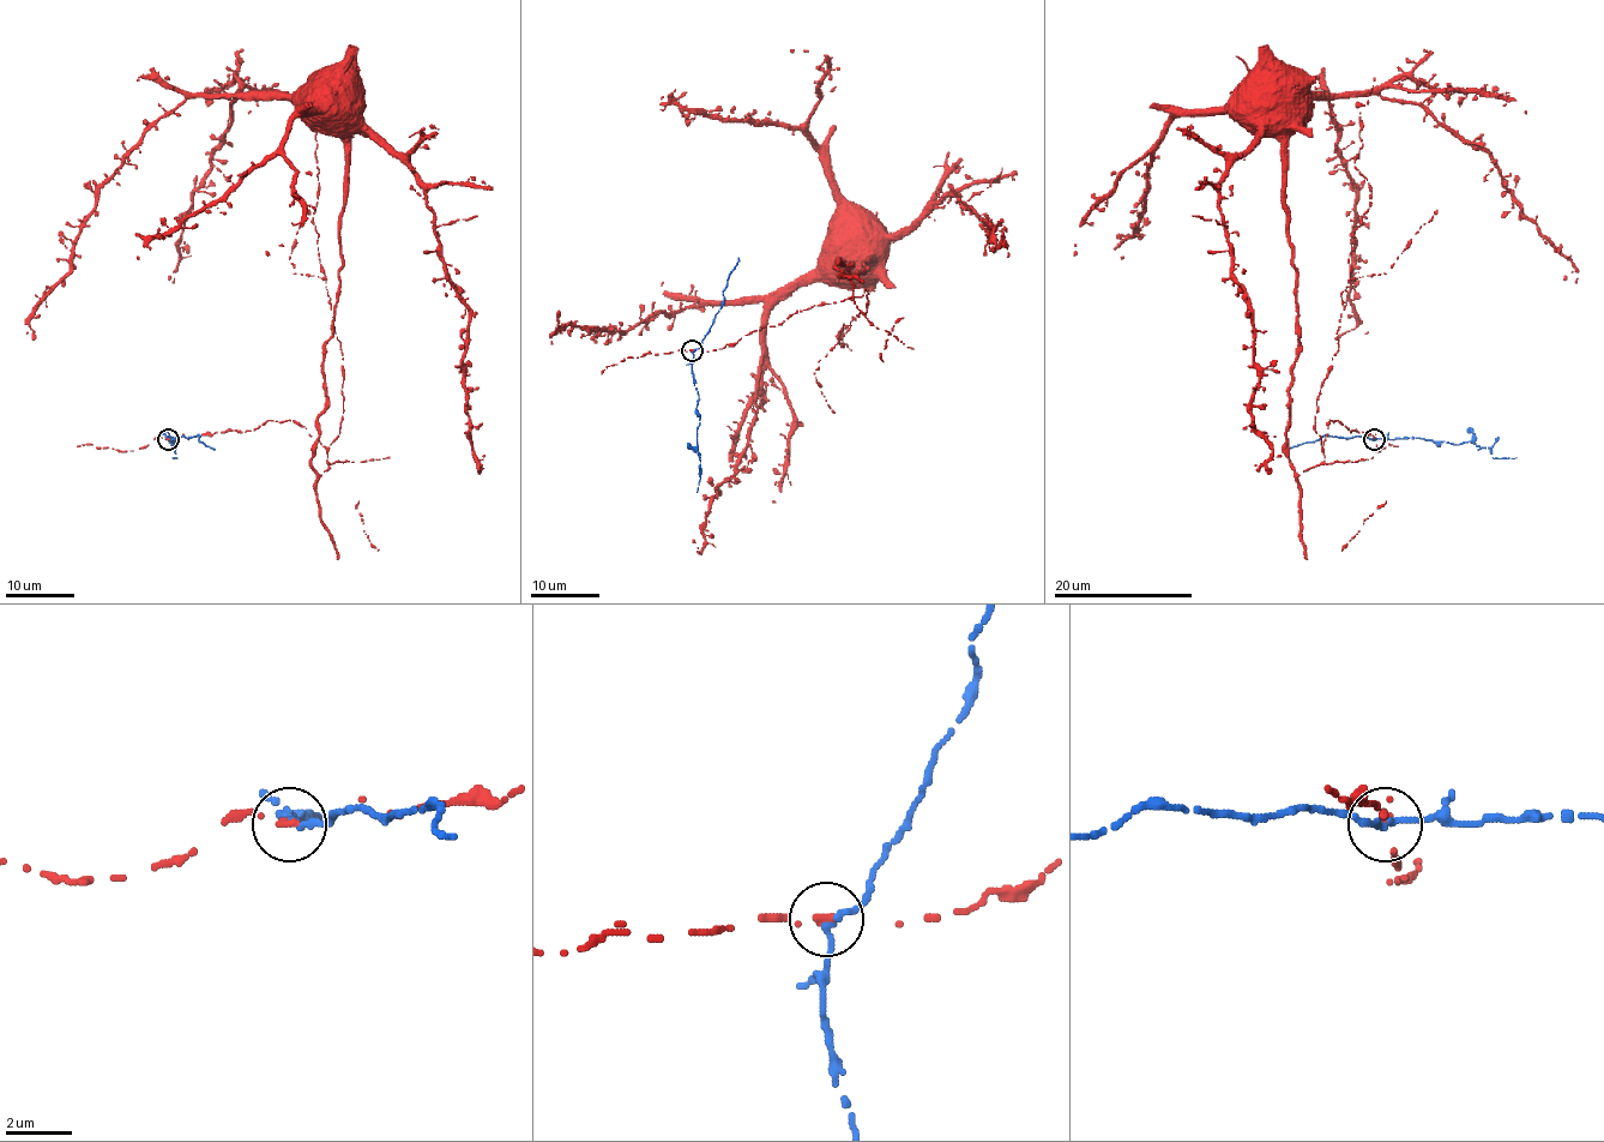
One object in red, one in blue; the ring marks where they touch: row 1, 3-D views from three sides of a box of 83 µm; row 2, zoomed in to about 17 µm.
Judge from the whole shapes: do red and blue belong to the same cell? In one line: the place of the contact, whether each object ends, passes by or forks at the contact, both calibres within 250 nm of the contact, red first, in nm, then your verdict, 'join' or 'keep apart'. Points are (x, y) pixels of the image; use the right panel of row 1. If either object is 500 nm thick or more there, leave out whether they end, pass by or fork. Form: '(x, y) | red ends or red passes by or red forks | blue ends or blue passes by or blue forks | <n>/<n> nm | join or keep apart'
(1374, 439) | red ends | blue passes by | 200/190 nm | keep apart

